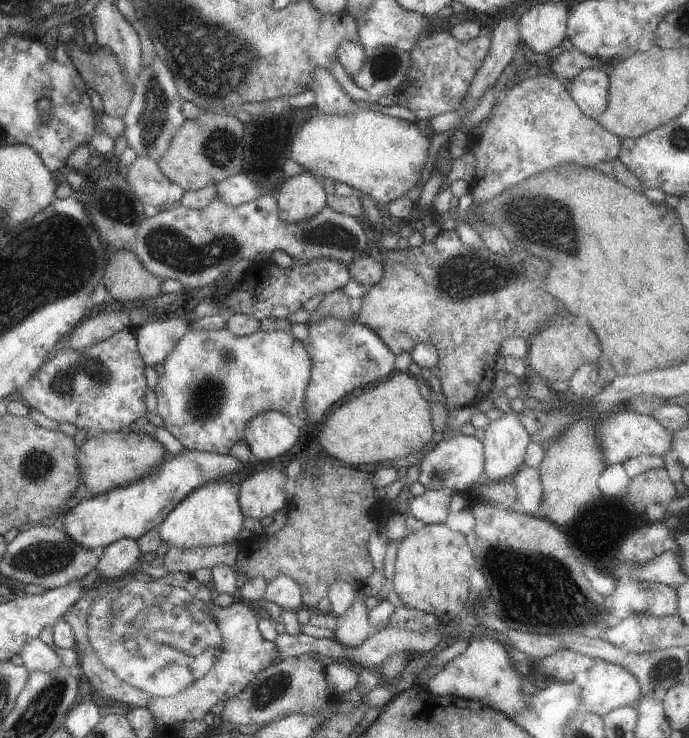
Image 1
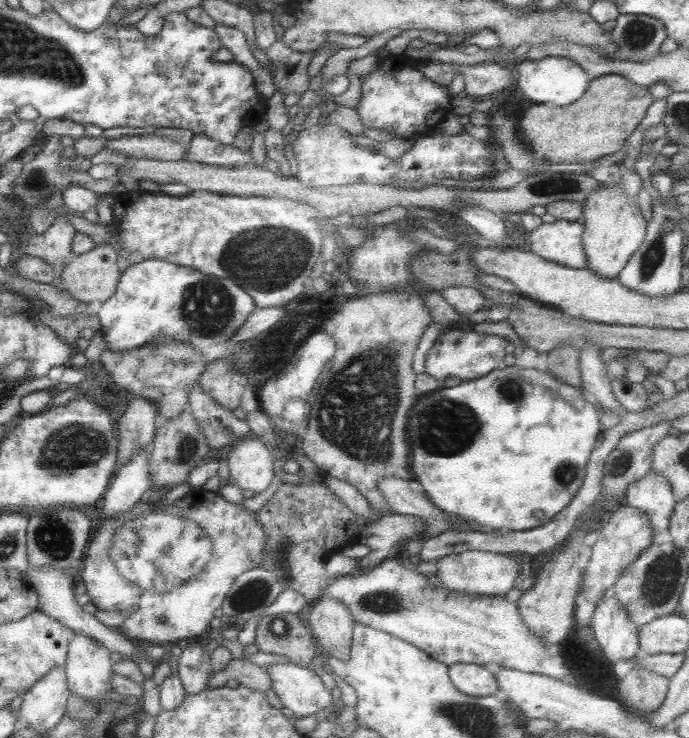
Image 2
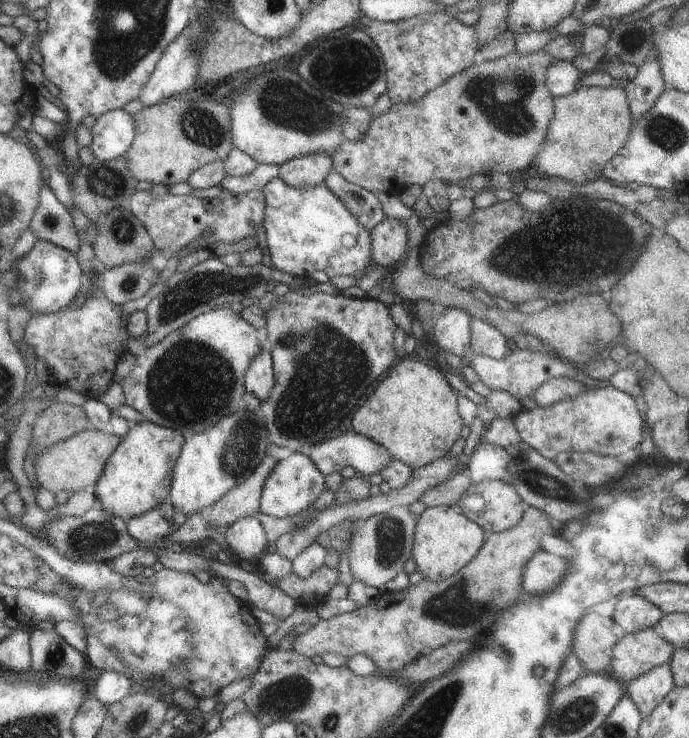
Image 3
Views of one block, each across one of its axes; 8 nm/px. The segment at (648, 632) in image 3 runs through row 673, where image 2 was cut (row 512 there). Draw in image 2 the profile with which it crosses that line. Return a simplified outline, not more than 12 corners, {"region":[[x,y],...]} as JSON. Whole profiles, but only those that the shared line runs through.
{"region":[[626,504],[598,528],[584,568],[598,604],[652,545],[652,523]]}

